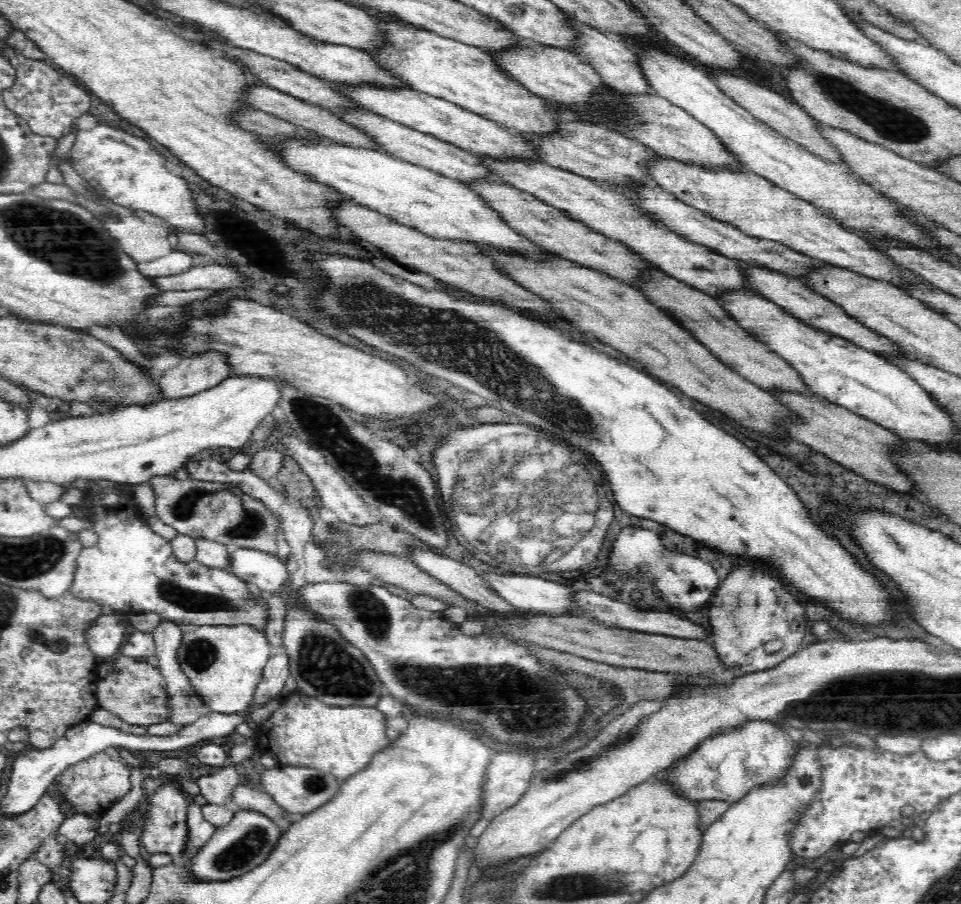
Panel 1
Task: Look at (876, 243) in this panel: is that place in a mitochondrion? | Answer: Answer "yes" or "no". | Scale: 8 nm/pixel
no

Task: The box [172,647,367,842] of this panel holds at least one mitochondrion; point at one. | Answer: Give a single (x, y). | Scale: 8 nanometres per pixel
(315, 784)

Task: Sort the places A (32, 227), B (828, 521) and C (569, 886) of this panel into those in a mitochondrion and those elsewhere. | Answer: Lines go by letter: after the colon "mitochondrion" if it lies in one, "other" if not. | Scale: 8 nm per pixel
A: mitochondrion
B: other
C: mitochondrion

